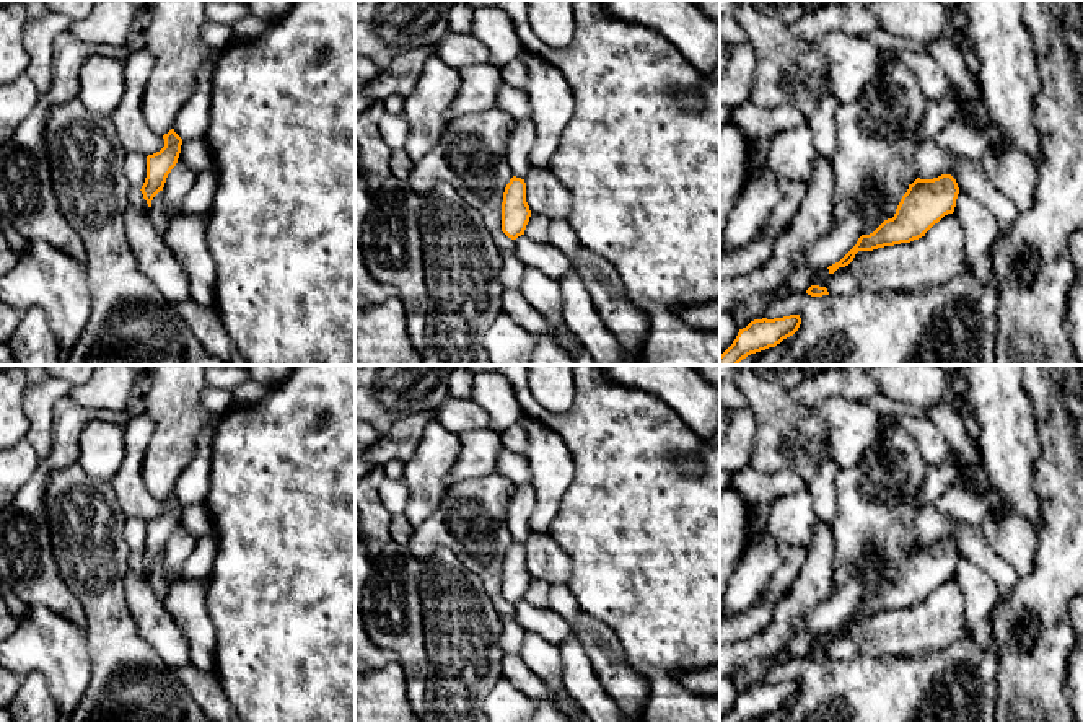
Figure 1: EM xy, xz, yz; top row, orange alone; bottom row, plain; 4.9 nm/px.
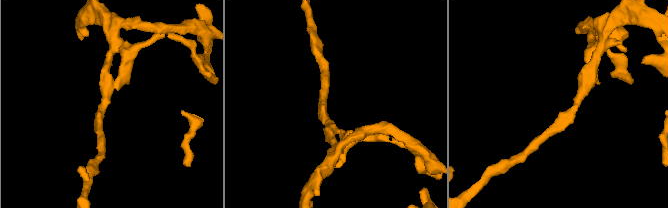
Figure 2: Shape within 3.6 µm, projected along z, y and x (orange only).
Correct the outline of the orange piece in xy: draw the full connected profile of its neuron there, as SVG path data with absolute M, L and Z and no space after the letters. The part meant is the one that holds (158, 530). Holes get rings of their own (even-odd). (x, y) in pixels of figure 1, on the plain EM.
M174 494L164 499L163 504L164 512L147 522L147 543L140 556L148 572L151 572L153 562L163 556L166 543L176 531L181 518L182 504L174 497Z

